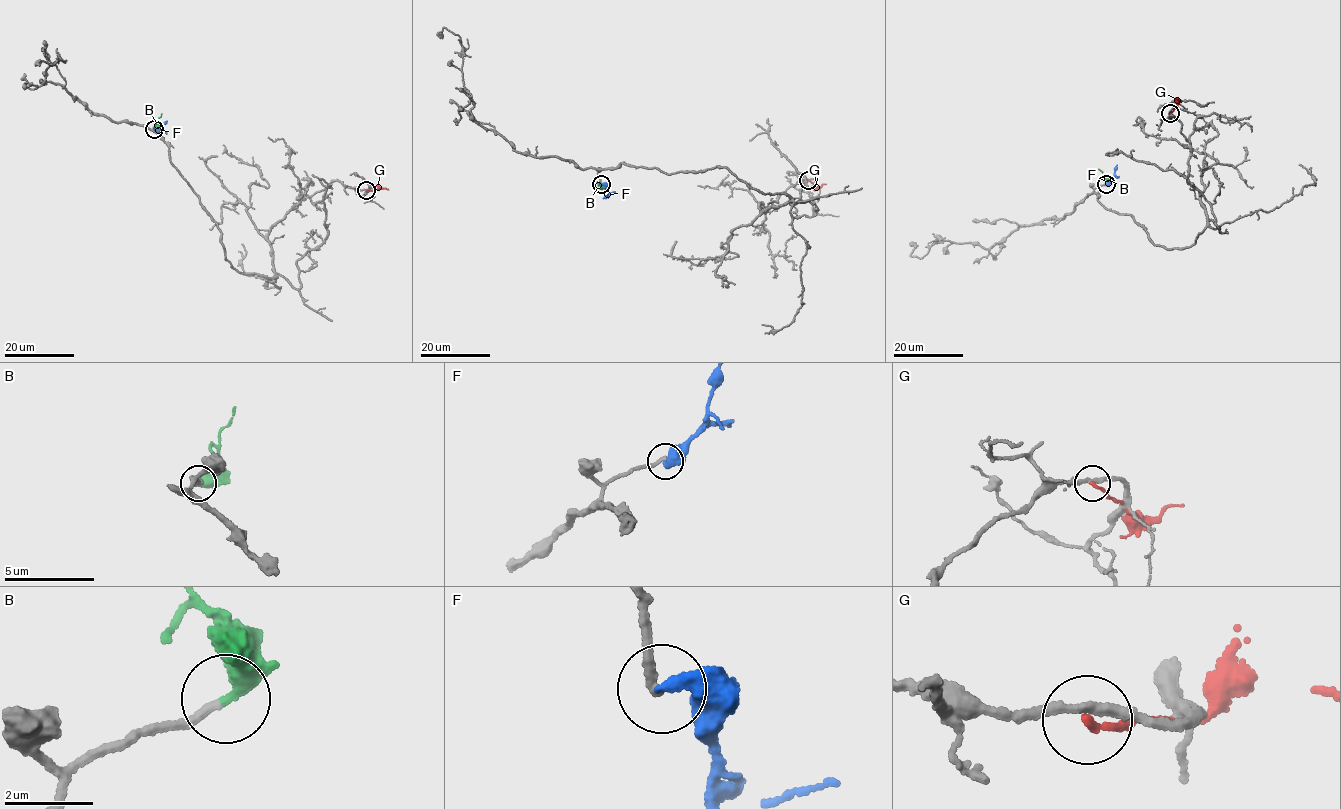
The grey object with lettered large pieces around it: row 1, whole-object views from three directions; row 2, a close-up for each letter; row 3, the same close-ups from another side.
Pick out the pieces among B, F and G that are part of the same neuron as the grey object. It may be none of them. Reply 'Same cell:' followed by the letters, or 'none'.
Same cell: B

